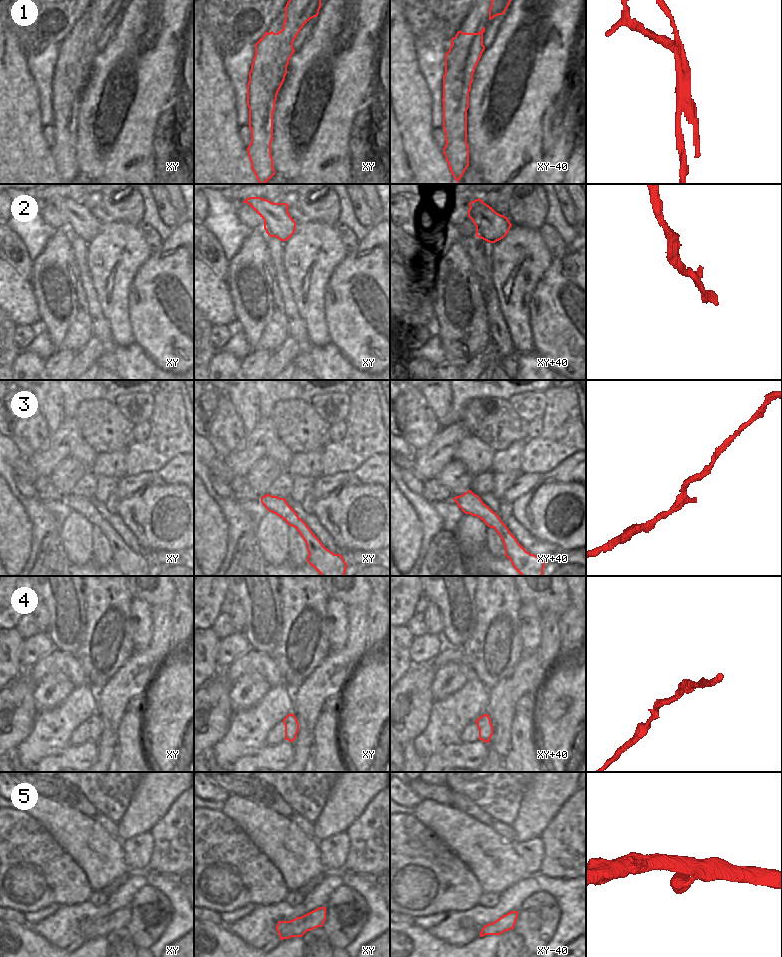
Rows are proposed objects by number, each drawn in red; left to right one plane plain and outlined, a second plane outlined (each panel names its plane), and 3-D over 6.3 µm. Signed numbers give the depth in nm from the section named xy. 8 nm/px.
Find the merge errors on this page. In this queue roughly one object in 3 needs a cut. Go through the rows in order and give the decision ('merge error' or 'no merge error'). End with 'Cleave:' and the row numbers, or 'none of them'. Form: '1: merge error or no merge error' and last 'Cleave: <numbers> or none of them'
1: merge error
2: no merge error
3: no merge error
4: no merge error
5: no merge error
Cleave: 1

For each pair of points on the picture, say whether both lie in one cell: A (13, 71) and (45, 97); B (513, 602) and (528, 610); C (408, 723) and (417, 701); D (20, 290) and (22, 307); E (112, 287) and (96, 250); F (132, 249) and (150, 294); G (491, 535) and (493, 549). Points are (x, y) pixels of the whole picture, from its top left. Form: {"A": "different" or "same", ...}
{"A": "different", "B": "different", "C": "same", "D": "same", "E": "same", "F": "different", "G": "same"}

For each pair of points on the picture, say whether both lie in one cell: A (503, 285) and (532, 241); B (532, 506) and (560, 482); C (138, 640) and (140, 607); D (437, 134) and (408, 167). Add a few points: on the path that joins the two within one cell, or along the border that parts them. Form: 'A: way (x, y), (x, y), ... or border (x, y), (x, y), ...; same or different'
A: way (514, 274), (522, 252); same
B: way (539, 503), (553, 489); same
C: way (141, 632), (141, 615); same
D: border (432, 129), (432, 139), (442, 149); different

